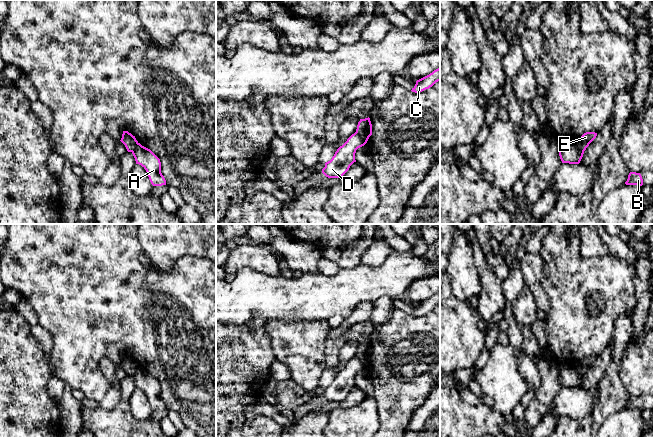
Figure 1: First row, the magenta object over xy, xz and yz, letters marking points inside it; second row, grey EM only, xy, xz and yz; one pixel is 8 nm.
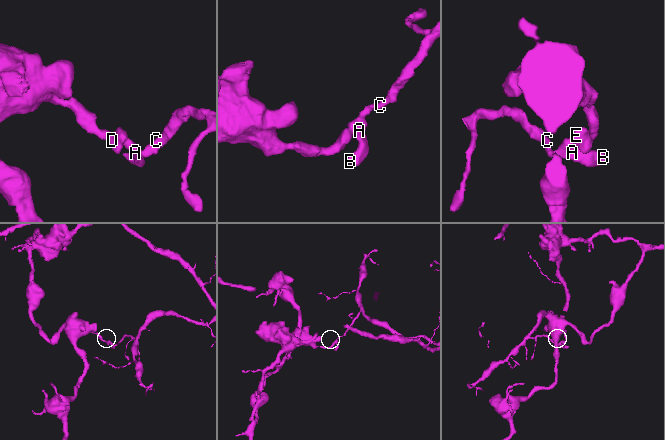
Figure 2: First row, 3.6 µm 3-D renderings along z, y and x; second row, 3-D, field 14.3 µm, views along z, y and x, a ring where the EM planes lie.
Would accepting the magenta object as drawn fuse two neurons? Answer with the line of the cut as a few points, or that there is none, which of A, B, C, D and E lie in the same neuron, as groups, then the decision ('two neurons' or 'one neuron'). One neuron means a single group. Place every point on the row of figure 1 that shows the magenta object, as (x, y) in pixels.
yz (572, 141), (583, 152) | A B C / D E | two neurons

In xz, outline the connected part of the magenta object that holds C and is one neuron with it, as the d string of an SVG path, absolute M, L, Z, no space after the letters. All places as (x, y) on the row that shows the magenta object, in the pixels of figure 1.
M440 67L429 75L417 80L411 91L415 93L422 92L432 87L438 81L440 81Z

